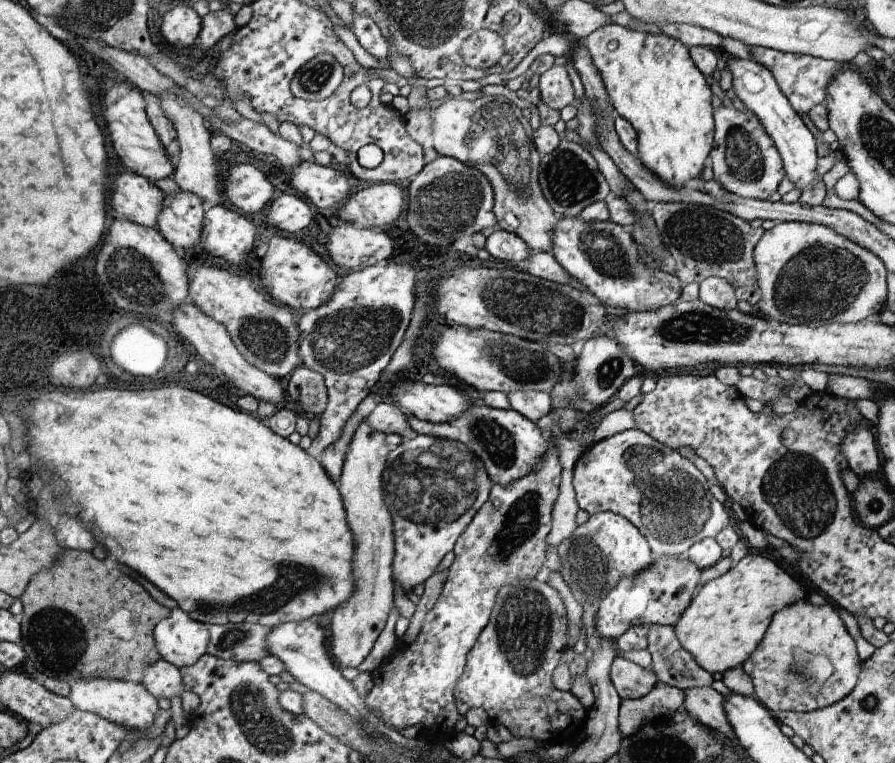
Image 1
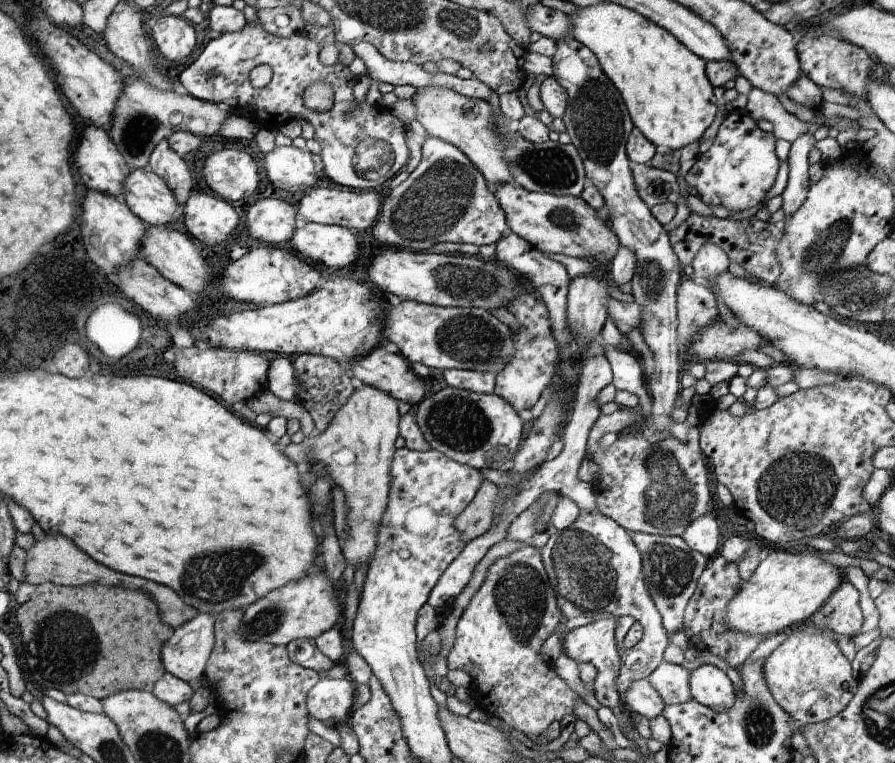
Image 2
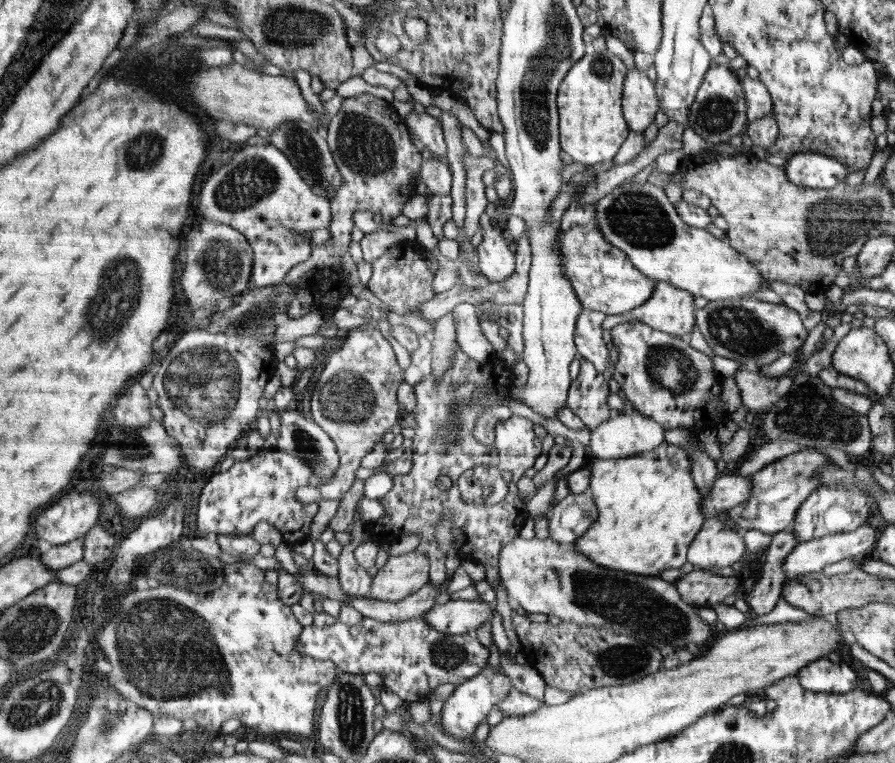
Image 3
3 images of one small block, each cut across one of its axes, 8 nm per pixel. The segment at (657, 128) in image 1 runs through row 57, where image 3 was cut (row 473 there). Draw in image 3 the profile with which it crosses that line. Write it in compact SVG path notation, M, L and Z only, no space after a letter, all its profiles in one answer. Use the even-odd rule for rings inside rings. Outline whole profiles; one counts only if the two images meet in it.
M664 442L654 450L640 452L630 458L597 459L591 468L589 491L597 506L597 520L584 536L572 545L574 550L601 568L640 576L660 576L670 569L679 569L688 561L690 544L705 523L699 504L700 490L693 479L693 465L680 446Z

